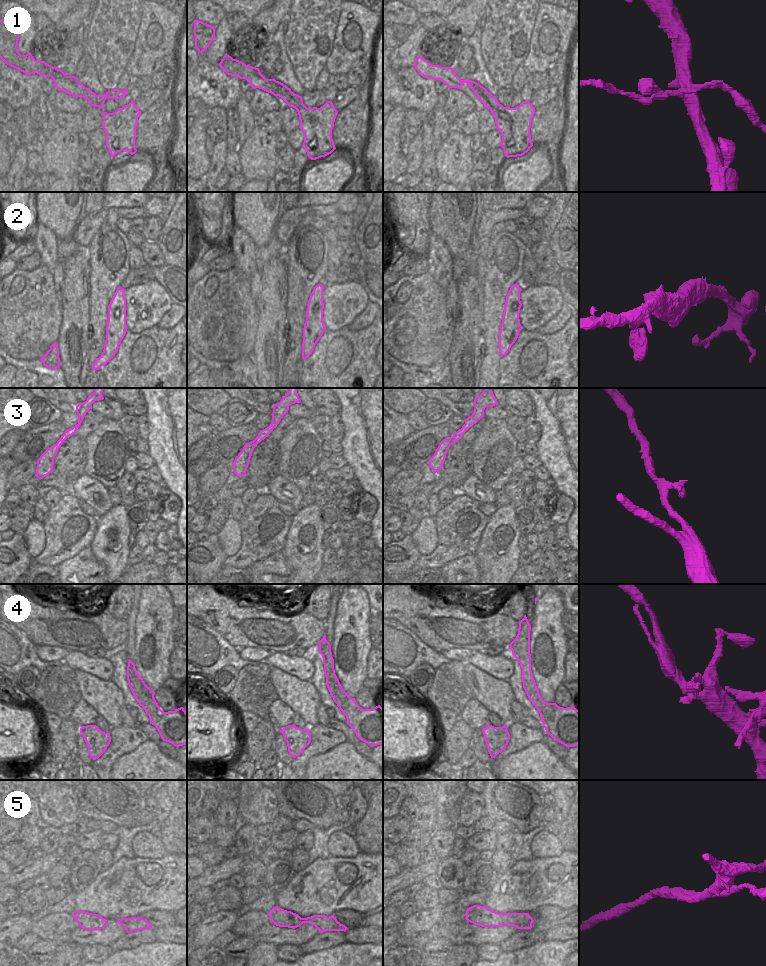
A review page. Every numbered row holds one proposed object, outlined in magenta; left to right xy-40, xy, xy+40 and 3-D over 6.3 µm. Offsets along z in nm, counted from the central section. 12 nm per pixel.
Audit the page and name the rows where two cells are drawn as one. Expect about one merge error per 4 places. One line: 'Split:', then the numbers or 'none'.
Split: 1, 5

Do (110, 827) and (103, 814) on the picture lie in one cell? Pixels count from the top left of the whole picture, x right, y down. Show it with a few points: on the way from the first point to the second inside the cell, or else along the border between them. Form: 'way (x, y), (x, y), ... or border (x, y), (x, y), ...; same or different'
border (101, 821), (112, 821), (118, 826); different

